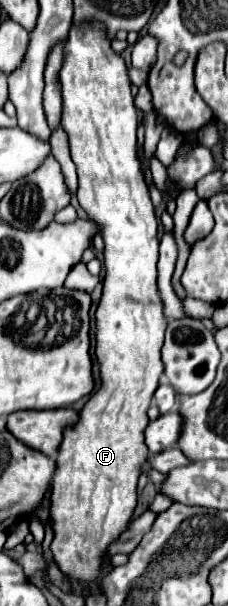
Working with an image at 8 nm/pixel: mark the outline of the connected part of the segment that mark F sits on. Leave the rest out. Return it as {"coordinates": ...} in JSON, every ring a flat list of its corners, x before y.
{"coordinates":[[100,21,72,23,64,41,64,63,58,79,62,85,62,129,70,141,70,155,78,169,78,203,86,215,98,225,104,239,104,289,96,309,96,359,100,365,100,387,88,397,86,405,78,411,78,421,64,429,64,437,58,449,56,473,52,479,52,521,54,539,52,555,56,565,70,577,90,581,100,575,106,547,116,539,130,523,136,507,136,483,140,467,146,463,146,445,142,431,148,425,148,407,160,377,164,375,164,363,160,349,164,343,164,303,158,293,158,221,154,205,142,175,142,165,136,155,136,129,138,109,130,93,128,67,120,53,116,53,106,35,106,25]]}

